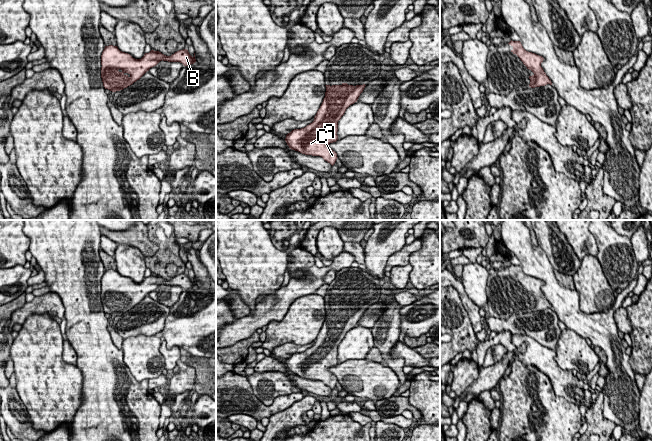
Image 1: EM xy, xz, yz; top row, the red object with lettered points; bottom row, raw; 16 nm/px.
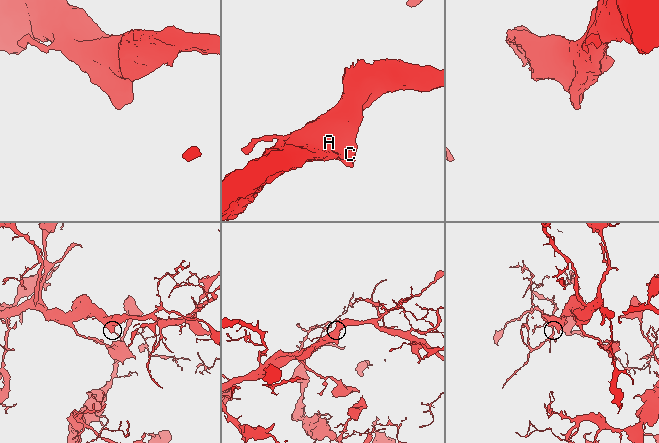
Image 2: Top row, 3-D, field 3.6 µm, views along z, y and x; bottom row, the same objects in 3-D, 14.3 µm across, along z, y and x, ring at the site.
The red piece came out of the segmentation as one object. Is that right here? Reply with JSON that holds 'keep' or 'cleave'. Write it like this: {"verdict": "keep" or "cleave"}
{"verdict": "keep"}

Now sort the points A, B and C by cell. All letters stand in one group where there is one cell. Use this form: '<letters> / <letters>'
A B C

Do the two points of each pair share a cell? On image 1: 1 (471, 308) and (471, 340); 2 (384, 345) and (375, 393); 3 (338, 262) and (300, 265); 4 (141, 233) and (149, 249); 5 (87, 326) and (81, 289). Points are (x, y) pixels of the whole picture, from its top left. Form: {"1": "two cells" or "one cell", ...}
{"1": "two cells", "2": "two cells", "3": "two cells", "4": "one cell", "5": "one cell"}

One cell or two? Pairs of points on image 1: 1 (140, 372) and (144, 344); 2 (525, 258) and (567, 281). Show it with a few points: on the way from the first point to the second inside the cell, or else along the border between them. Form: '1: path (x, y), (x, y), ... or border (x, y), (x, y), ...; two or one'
1: path (143, 365), (143, 351); one
2: border (553, 269), (555, 277), (560, 282), (574, 289); two

